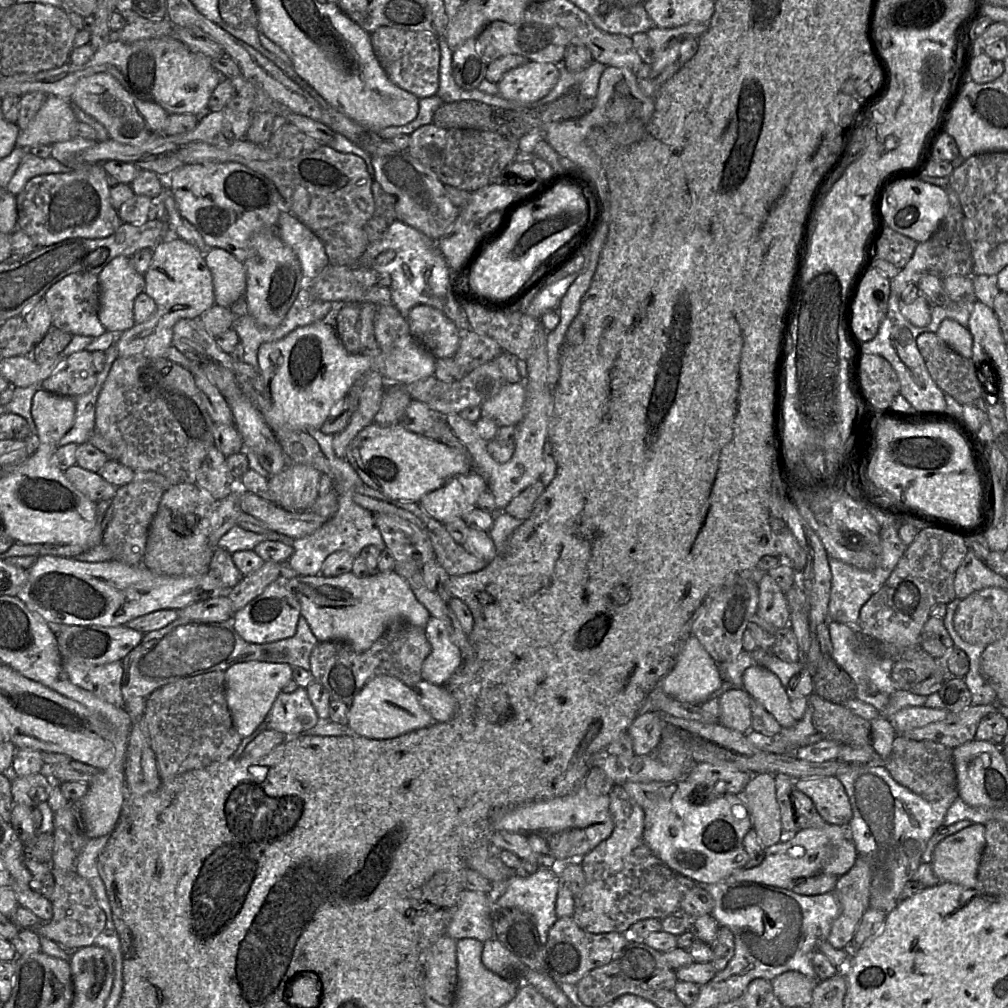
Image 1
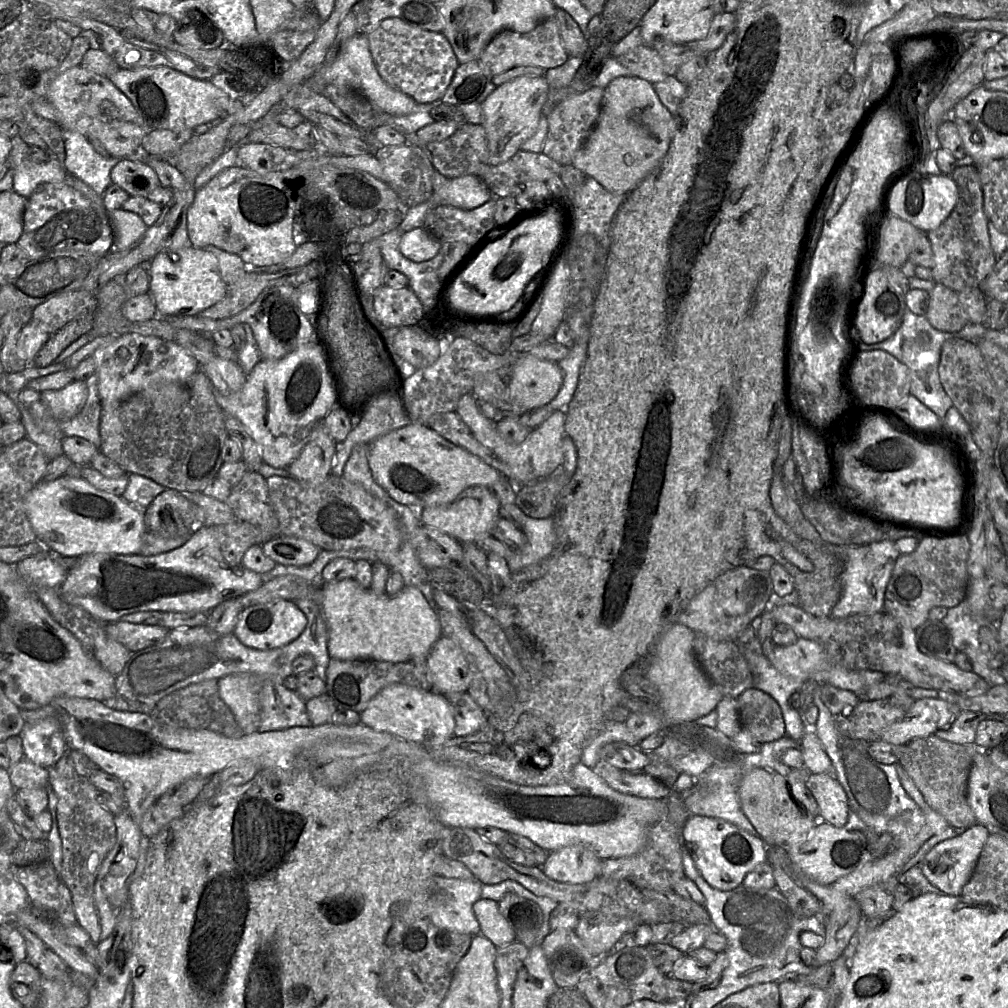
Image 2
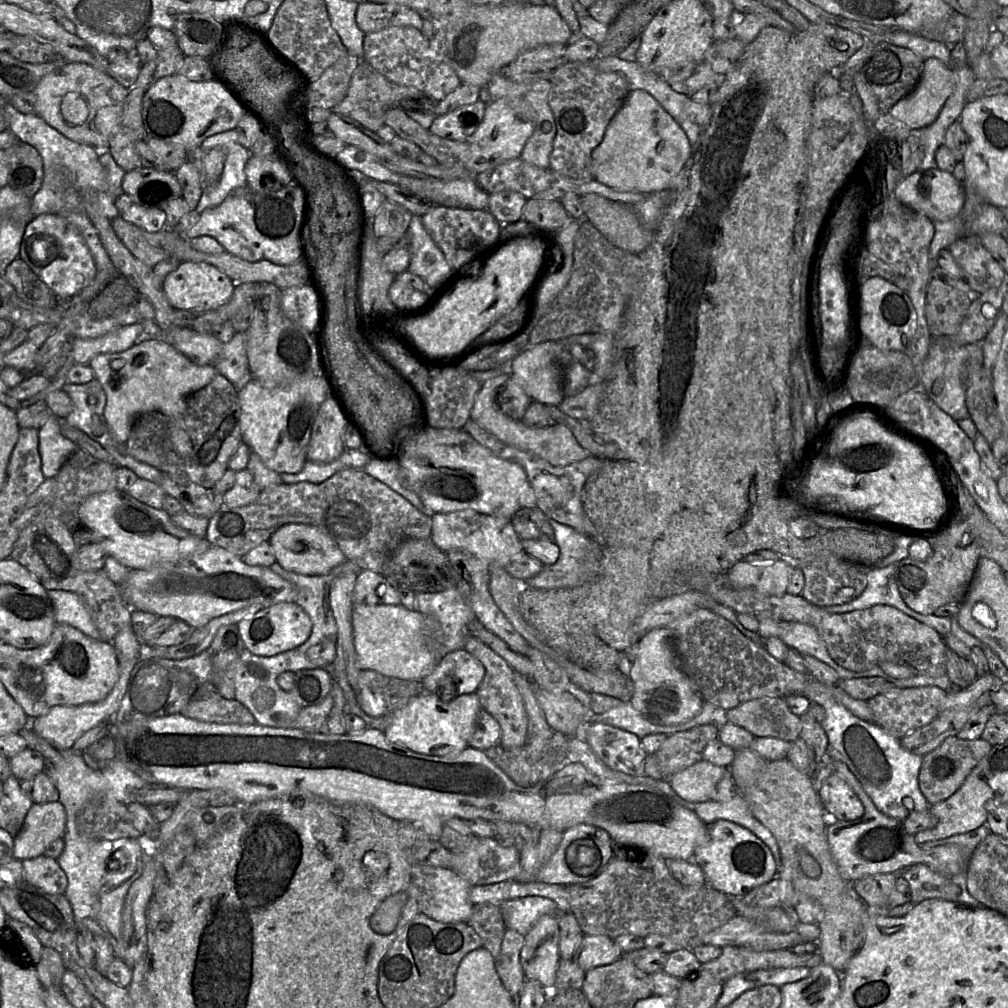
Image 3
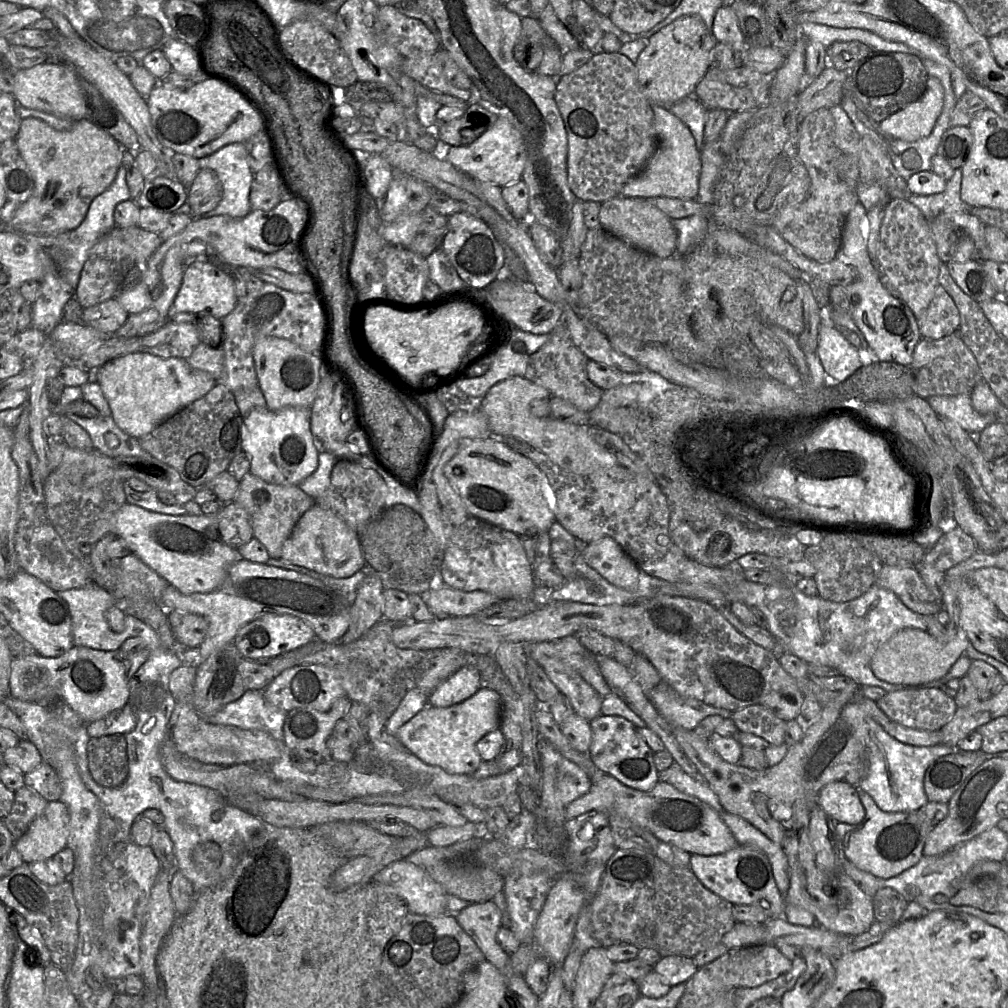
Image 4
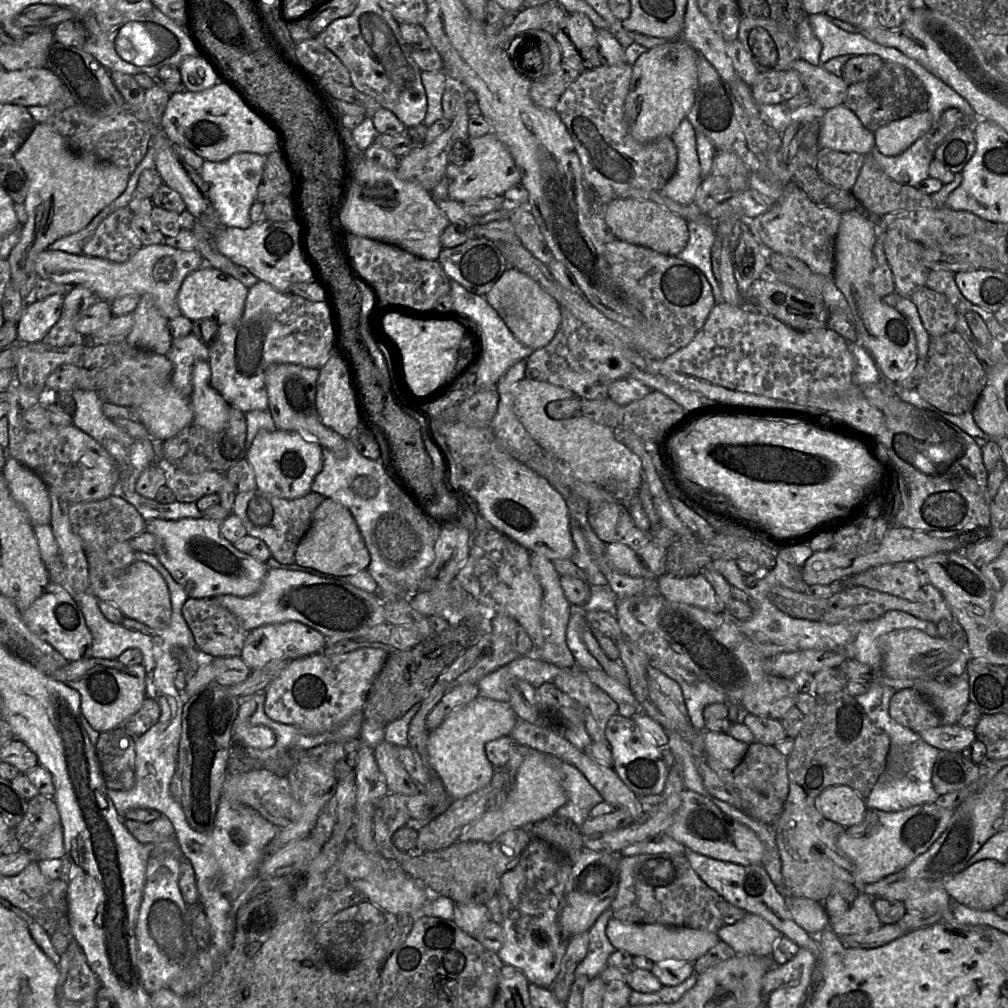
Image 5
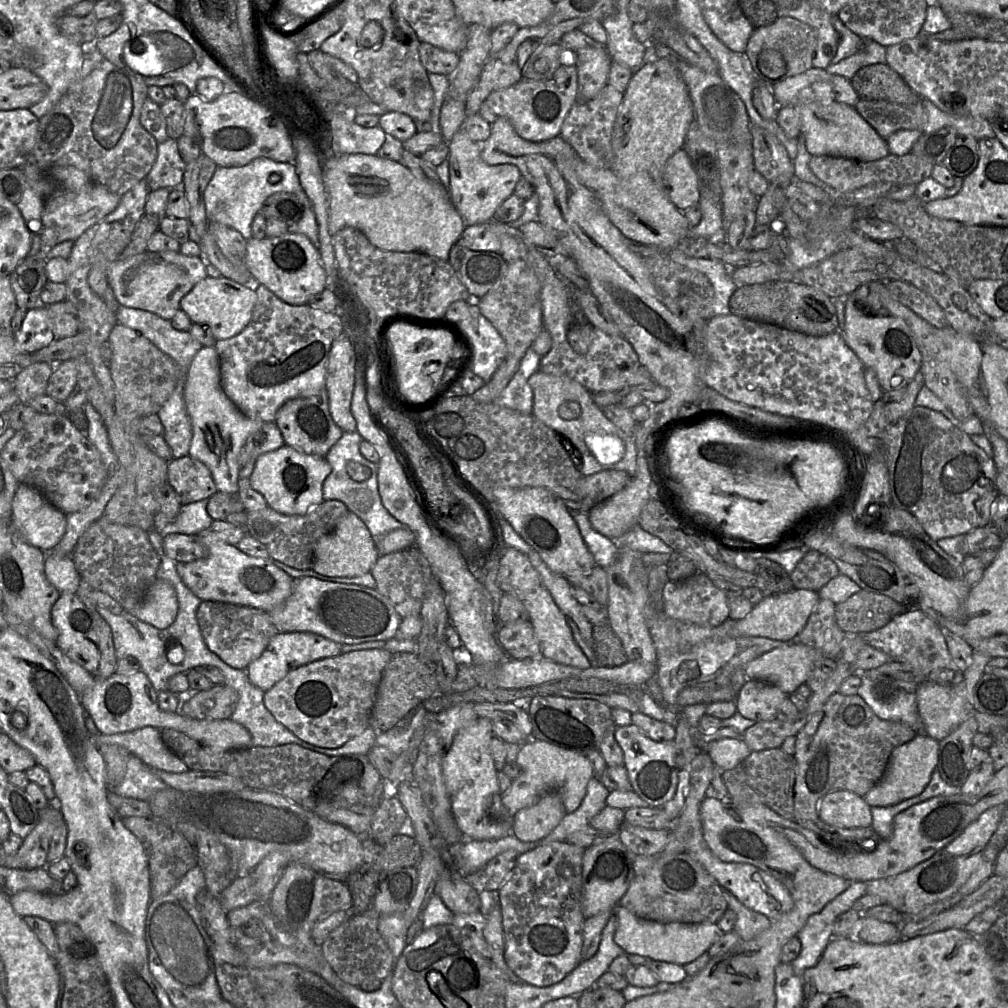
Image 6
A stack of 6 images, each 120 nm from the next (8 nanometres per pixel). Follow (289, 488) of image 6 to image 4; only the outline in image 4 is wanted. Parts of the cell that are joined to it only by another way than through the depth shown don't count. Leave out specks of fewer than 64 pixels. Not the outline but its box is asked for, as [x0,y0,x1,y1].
[242,409,321,486]

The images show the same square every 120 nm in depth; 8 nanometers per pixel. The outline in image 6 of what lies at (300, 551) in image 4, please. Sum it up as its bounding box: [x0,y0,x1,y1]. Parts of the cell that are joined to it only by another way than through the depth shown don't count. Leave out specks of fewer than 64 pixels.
[312,512,378,577]

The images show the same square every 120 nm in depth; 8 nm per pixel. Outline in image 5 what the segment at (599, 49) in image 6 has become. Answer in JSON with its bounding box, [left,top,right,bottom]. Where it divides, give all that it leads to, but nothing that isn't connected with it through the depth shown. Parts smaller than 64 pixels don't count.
[555,13,603,73]

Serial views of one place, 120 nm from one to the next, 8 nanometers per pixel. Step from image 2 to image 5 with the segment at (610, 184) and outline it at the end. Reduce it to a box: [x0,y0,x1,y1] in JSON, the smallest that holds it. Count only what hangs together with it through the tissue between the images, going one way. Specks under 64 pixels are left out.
[660,118,703,205]

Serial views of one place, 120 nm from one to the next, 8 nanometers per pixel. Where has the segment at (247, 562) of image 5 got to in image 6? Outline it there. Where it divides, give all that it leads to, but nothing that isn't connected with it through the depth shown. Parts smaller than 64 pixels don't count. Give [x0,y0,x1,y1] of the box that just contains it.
[176,528,293,612]

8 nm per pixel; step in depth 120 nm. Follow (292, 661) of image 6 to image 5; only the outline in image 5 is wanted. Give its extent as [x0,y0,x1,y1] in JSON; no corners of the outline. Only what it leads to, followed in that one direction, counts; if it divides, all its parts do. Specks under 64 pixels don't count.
[240,621,327,670]

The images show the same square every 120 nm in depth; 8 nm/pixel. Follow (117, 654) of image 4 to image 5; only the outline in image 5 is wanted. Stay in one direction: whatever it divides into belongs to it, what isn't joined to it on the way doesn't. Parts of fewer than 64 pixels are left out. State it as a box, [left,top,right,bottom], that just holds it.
[46,657,147,733]

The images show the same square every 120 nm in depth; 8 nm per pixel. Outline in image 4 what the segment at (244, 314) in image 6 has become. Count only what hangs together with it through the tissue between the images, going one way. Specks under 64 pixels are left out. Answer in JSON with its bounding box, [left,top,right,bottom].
[172,256,238,320]

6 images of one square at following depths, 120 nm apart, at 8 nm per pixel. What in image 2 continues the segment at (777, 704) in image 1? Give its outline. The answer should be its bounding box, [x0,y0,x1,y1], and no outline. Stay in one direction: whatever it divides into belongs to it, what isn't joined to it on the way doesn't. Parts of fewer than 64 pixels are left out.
[800,728,833,774]

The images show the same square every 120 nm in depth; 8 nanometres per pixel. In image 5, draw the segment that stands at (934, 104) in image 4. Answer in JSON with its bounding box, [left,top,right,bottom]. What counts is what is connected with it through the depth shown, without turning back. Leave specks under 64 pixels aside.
[874,110,930,156]

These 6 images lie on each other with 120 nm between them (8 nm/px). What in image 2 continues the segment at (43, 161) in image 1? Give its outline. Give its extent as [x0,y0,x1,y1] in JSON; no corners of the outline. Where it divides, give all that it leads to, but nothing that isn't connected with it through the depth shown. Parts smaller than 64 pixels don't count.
[9,136,100,201]

